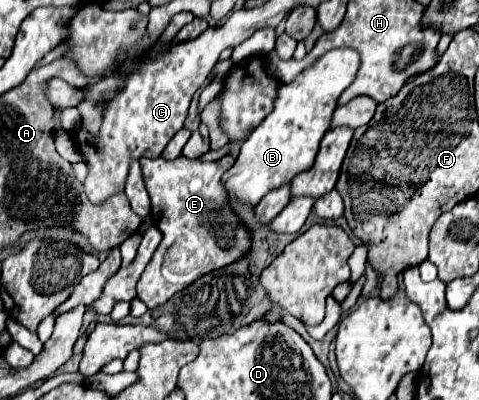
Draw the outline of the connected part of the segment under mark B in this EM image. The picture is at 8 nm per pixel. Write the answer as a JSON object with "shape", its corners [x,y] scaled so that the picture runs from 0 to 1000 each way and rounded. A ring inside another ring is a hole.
{"shape":[[[704,120],[670,140],[620,200],[595,210],[578,235],[570,280],[516,340],[491,410],[466,435],[461,455],[474,490],[495,495],[516,515],[532,515],[557,480],[578,475],[612,450],[633,425],[653,415],[674,335],[687,325],[691,285],[708,235],[737,205],[749,170],[745,130]]]}

